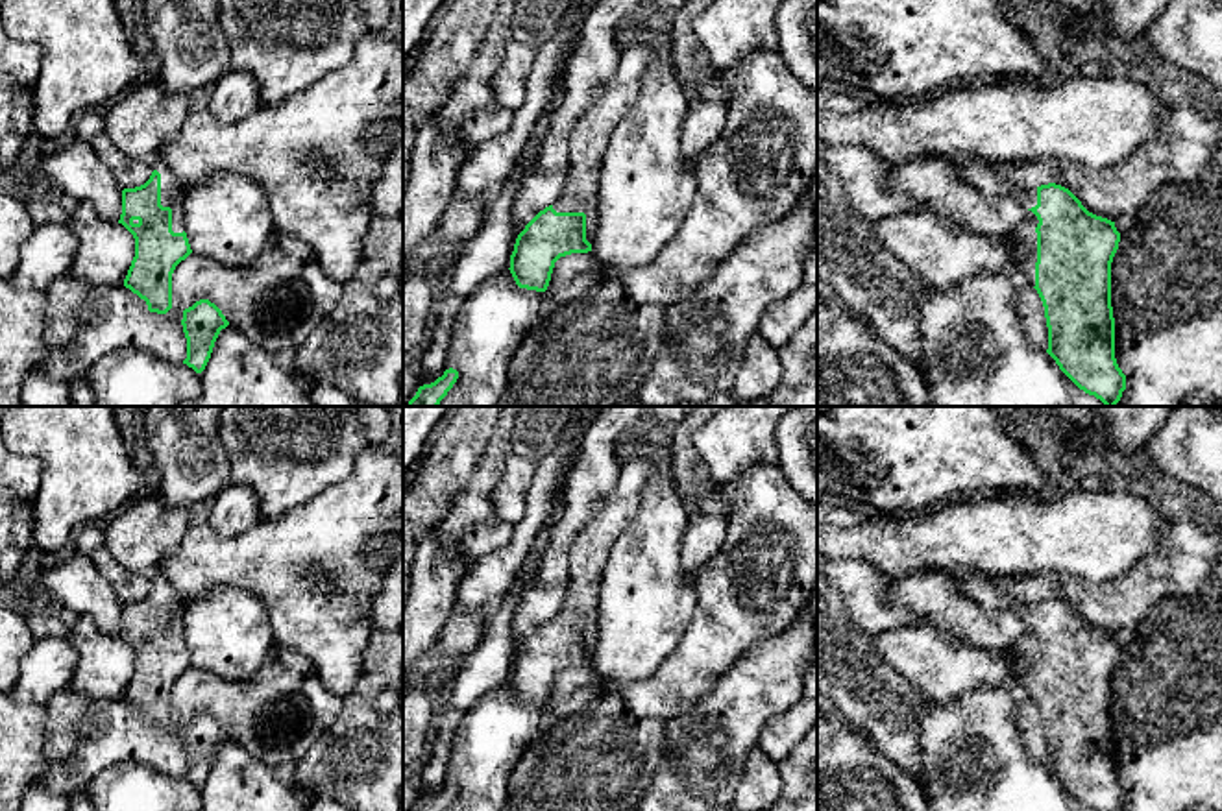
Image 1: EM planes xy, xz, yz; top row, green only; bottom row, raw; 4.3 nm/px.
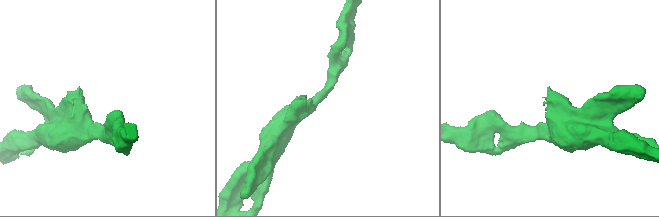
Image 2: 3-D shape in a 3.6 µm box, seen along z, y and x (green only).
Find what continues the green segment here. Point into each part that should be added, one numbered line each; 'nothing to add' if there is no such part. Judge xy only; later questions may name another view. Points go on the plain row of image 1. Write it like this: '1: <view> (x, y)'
1: xy (172, 608)

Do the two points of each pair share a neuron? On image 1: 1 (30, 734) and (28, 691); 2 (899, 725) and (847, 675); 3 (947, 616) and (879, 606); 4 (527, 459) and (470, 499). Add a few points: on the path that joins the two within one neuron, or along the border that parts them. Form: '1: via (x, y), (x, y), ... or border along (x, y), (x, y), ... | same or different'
1: border along (19, 702), (43, 706) | different
2: via (886, 712), (860, 686) | same
3: border along (897, 579), (890, 590), (890, 599), (927, 621) | different
4: border along (511, 436), (505, 470), (492, 496), (494, 514) | different

